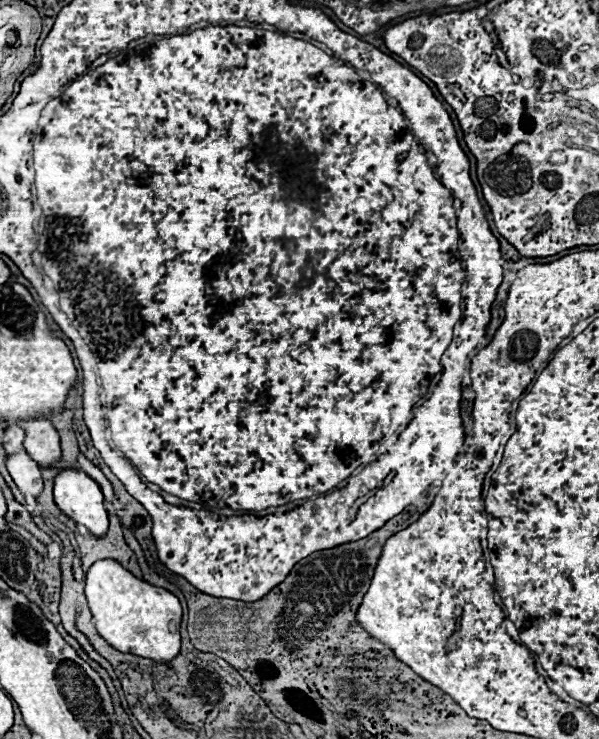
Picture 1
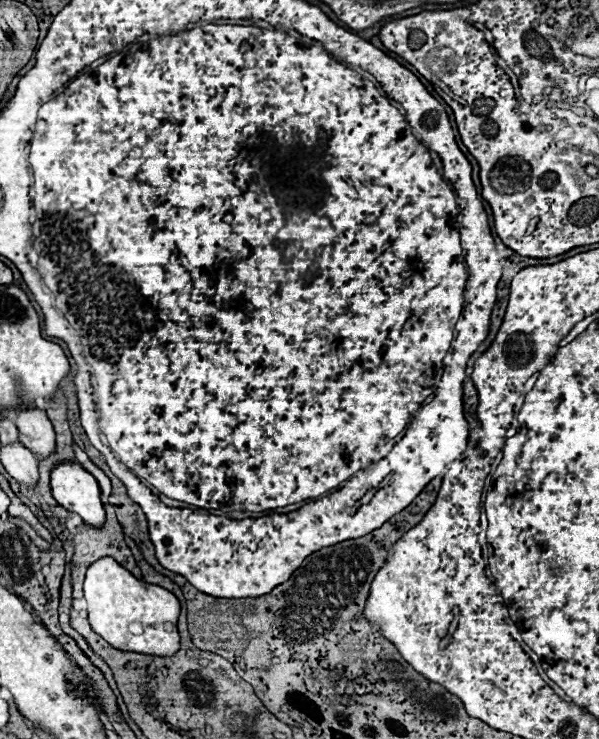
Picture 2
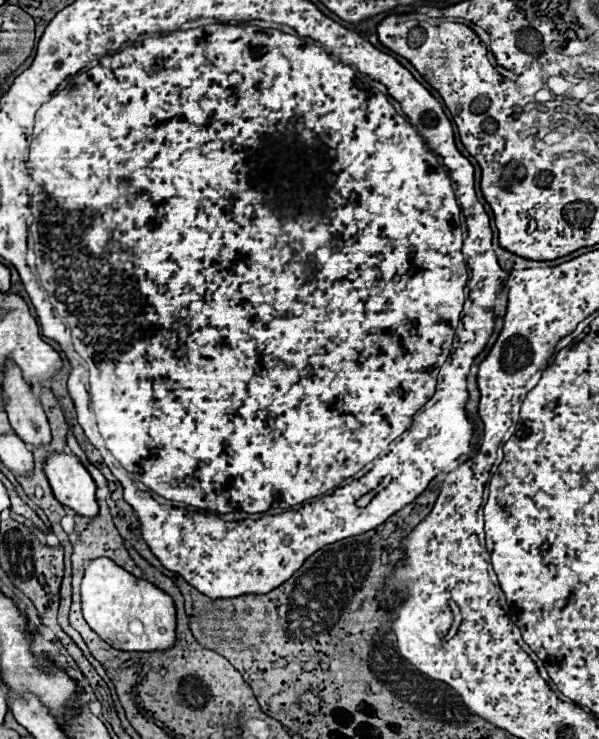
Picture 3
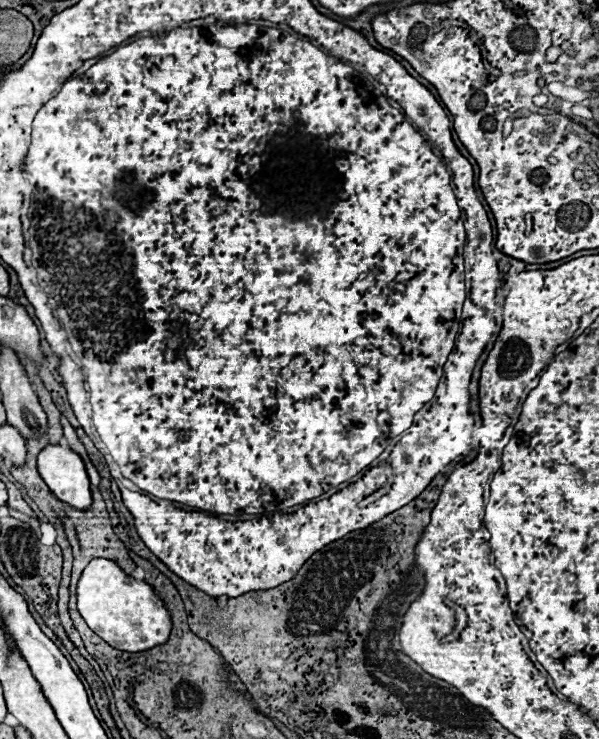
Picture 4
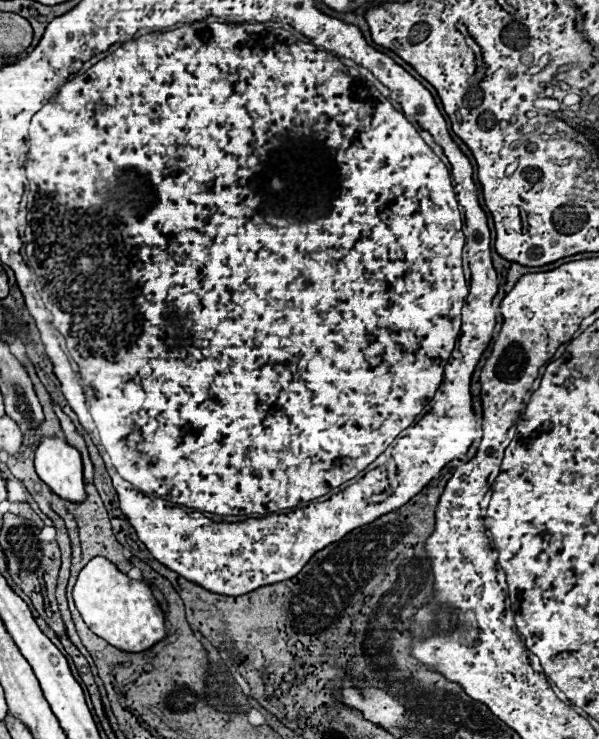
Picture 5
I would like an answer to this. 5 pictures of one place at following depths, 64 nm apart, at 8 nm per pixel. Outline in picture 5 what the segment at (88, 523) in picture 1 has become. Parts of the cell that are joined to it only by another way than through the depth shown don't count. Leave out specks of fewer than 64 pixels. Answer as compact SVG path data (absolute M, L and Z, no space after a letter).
M44 438L36 448L34 466L38 476L60 498L76 504L86 500L80 452L62 438Z

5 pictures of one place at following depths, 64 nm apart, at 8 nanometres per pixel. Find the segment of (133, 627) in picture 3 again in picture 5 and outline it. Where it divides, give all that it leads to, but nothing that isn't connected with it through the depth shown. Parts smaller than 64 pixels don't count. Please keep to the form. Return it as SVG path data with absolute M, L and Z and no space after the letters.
M92 558L80 572L74 586L74 602L88 628L118 650L140 652L166 636L164 612L150 592L150 586L120 572L106 558Z

